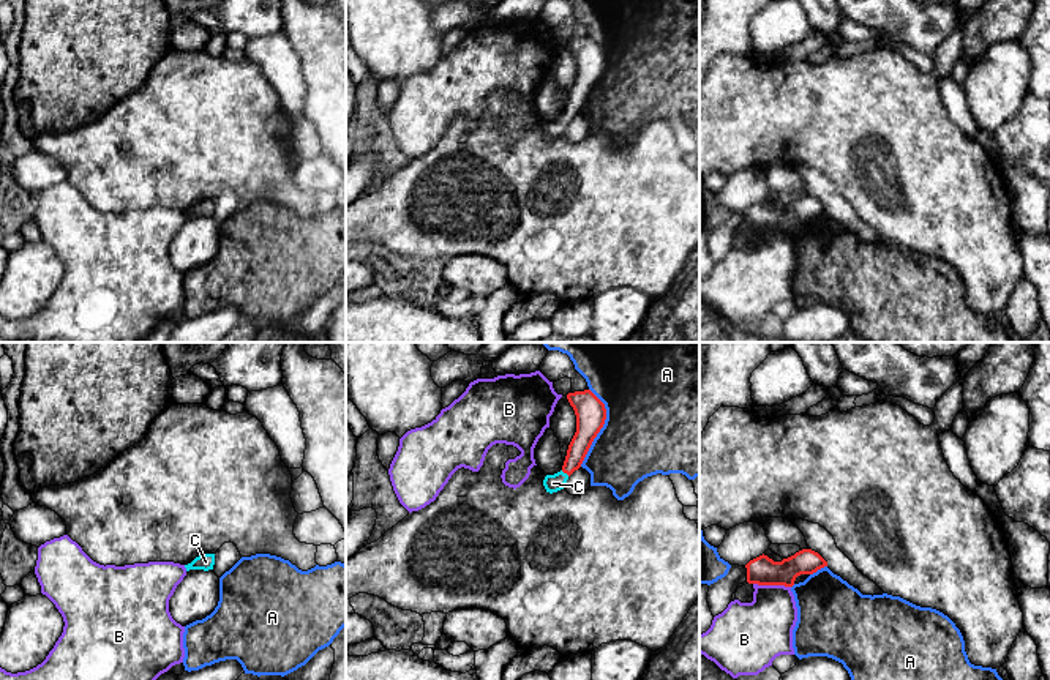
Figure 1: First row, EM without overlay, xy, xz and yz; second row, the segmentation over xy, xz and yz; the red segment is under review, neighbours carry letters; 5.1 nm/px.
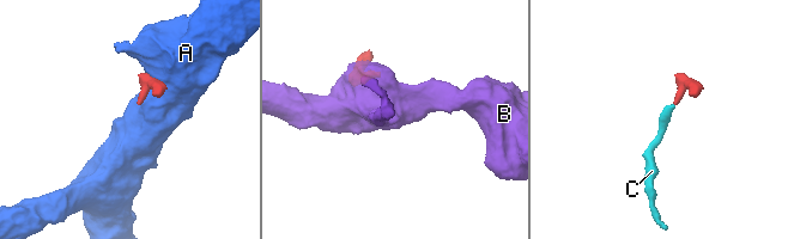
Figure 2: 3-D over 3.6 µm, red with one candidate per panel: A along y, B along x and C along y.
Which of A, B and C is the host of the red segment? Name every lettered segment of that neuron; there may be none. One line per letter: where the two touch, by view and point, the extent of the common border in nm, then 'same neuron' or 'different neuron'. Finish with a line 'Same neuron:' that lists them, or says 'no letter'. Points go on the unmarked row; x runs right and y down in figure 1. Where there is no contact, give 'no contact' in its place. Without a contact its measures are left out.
A: contact xz (602, 73); length 400 nm; different neuron
B: contact yz (772, 231); length 190 nm; different neuron
C: contact xz (566, 119); length 50 nm; same neuron
Same neuron: C

